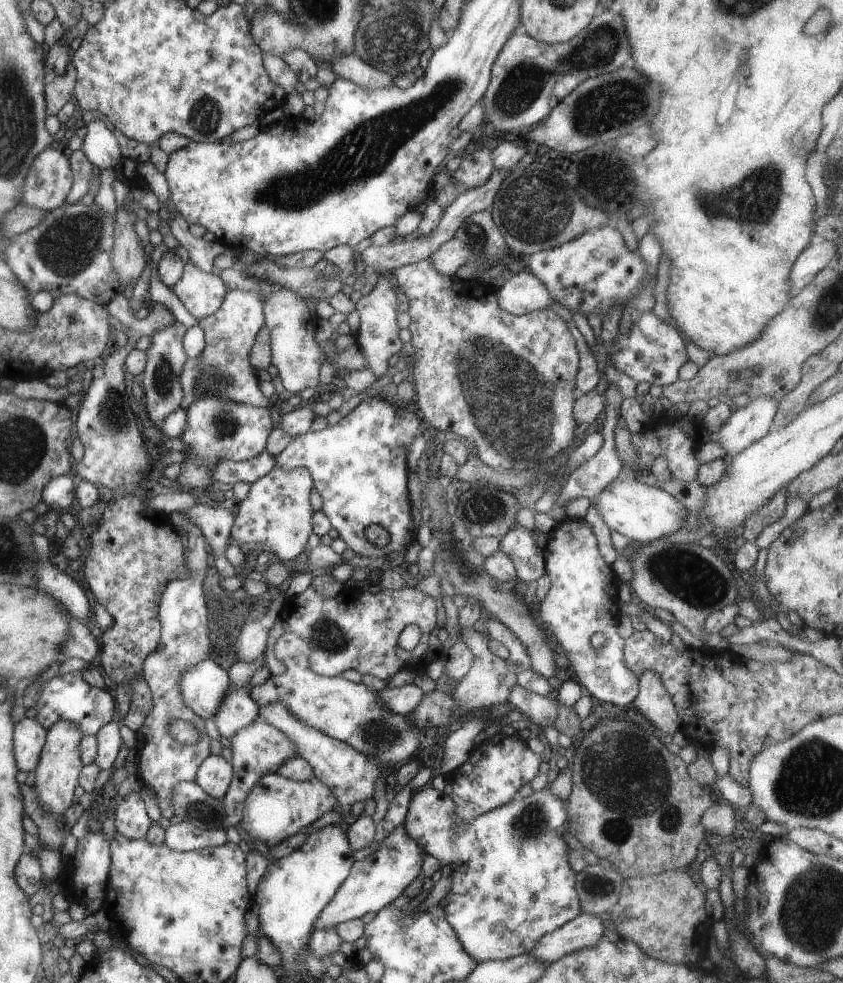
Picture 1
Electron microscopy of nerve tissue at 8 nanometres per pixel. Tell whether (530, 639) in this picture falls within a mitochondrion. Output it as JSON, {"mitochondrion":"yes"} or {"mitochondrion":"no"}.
{"mitochondrion":"yes"}

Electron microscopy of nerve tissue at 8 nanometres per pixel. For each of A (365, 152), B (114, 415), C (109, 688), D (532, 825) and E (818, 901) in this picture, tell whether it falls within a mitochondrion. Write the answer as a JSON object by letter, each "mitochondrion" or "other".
{"A":"mitochondrion","B":"mitochondrion","C":"other","D":"mitochondrion","E":"mitochondrion"}

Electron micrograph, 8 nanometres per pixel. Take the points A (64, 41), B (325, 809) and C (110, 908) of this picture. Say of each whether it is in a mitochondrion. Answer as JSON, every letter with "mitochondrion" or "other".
{"A":"other","B":"other","C":"other"}

